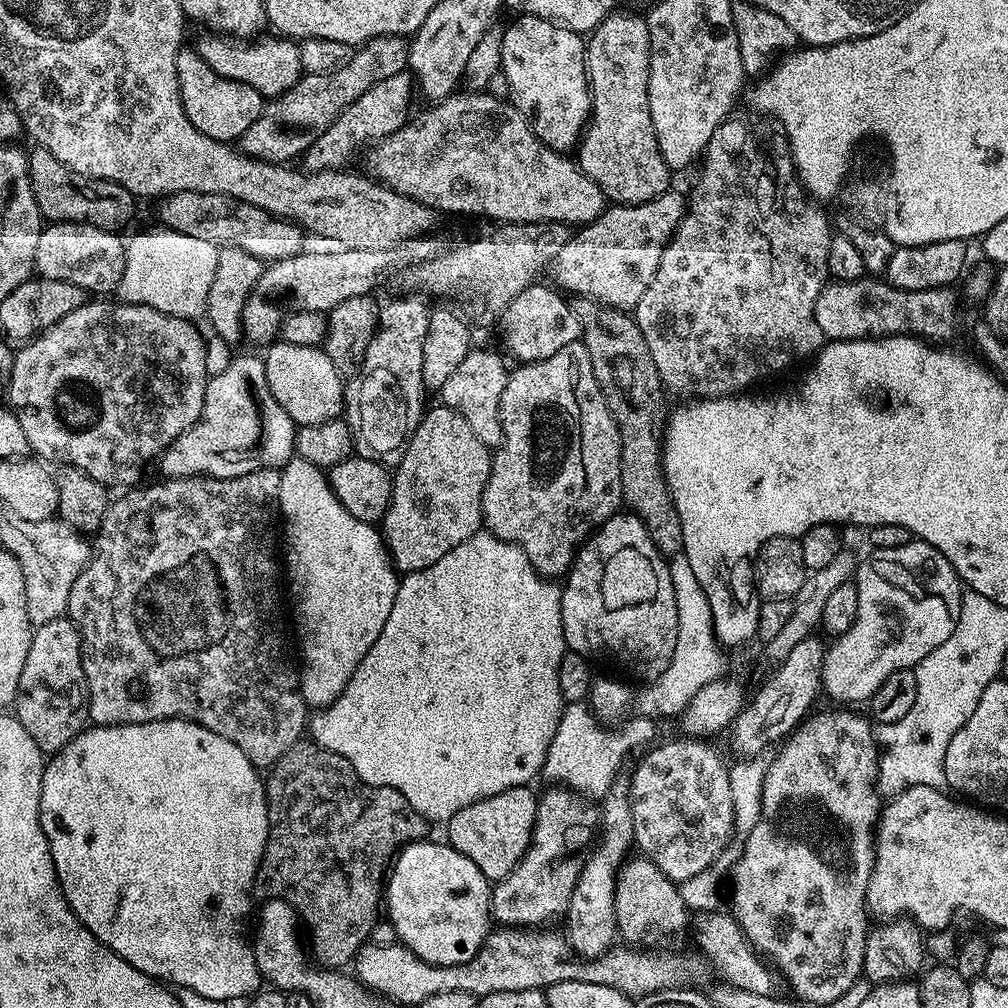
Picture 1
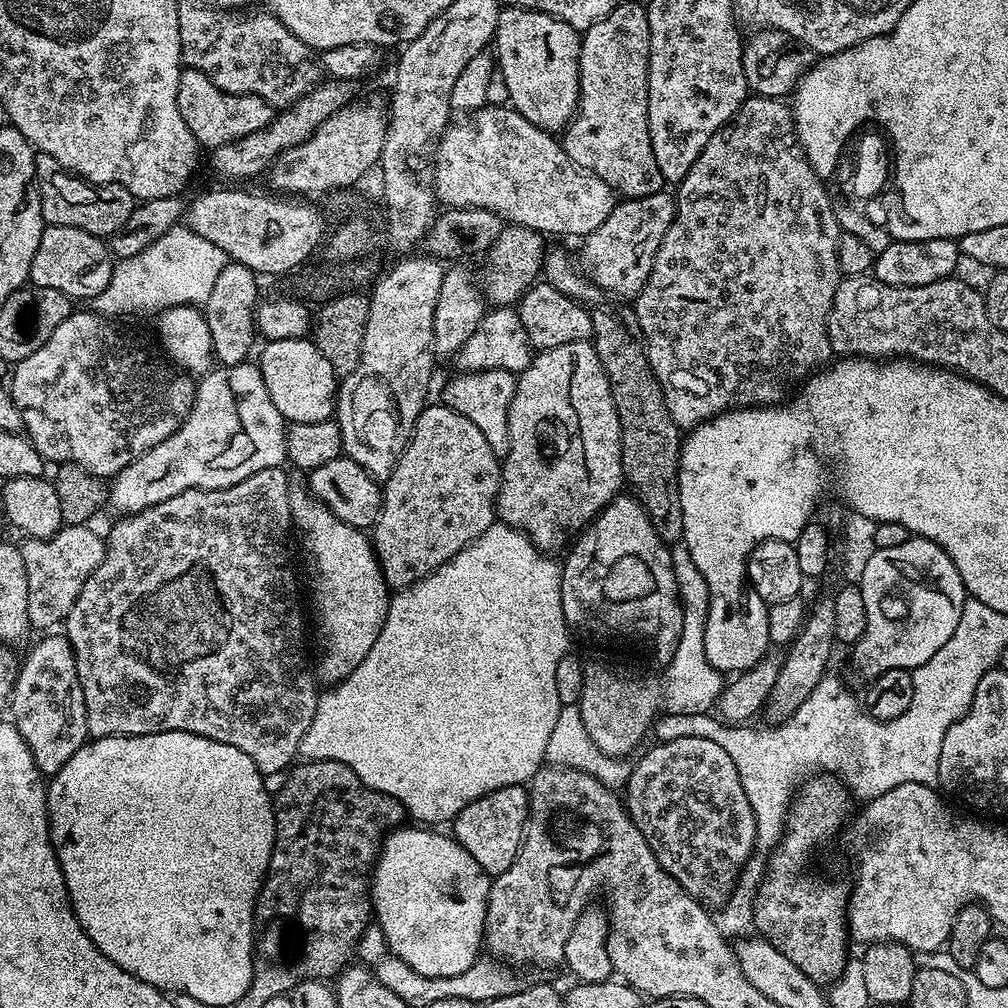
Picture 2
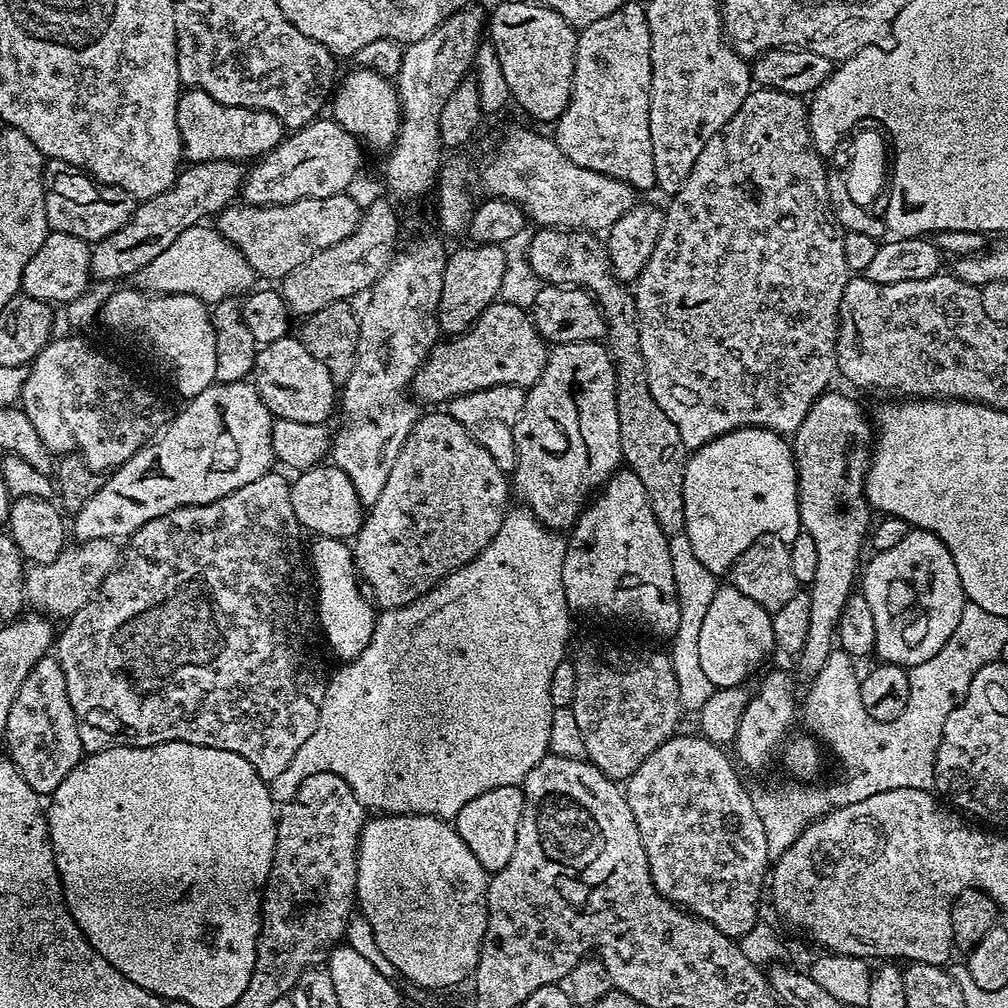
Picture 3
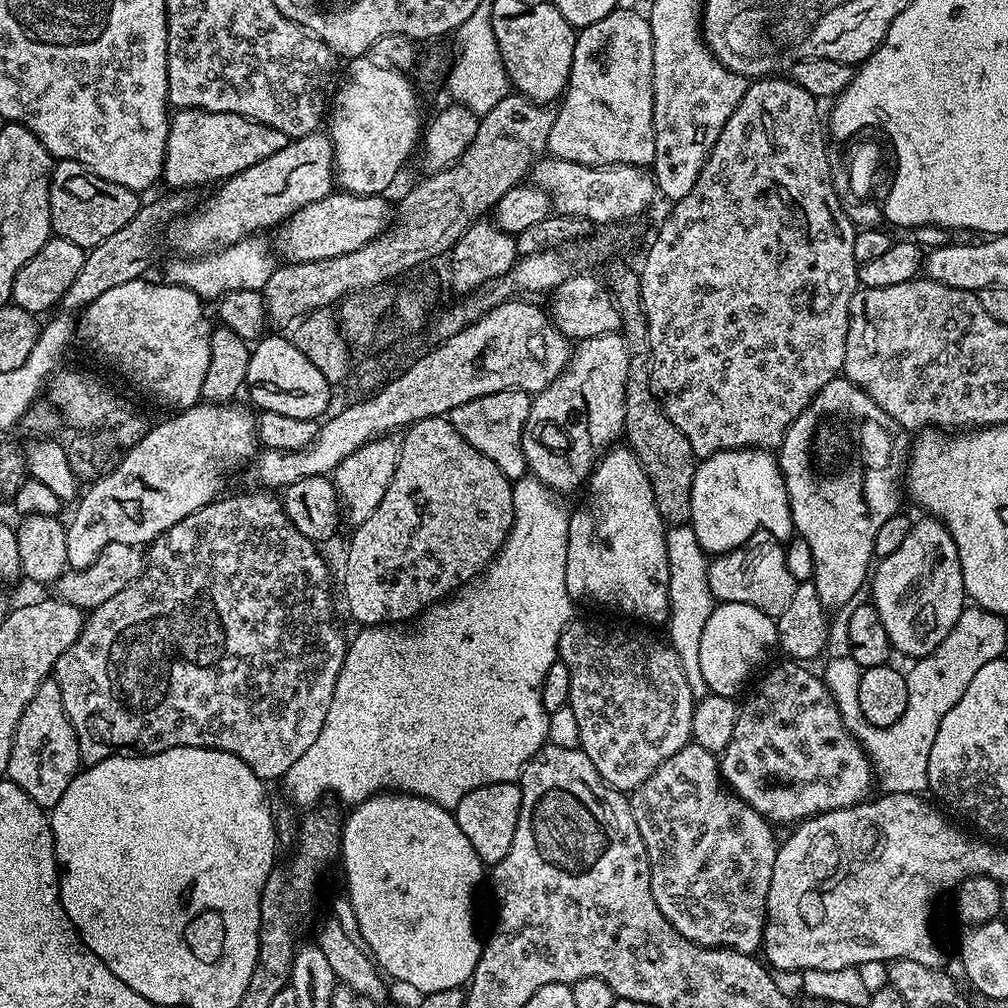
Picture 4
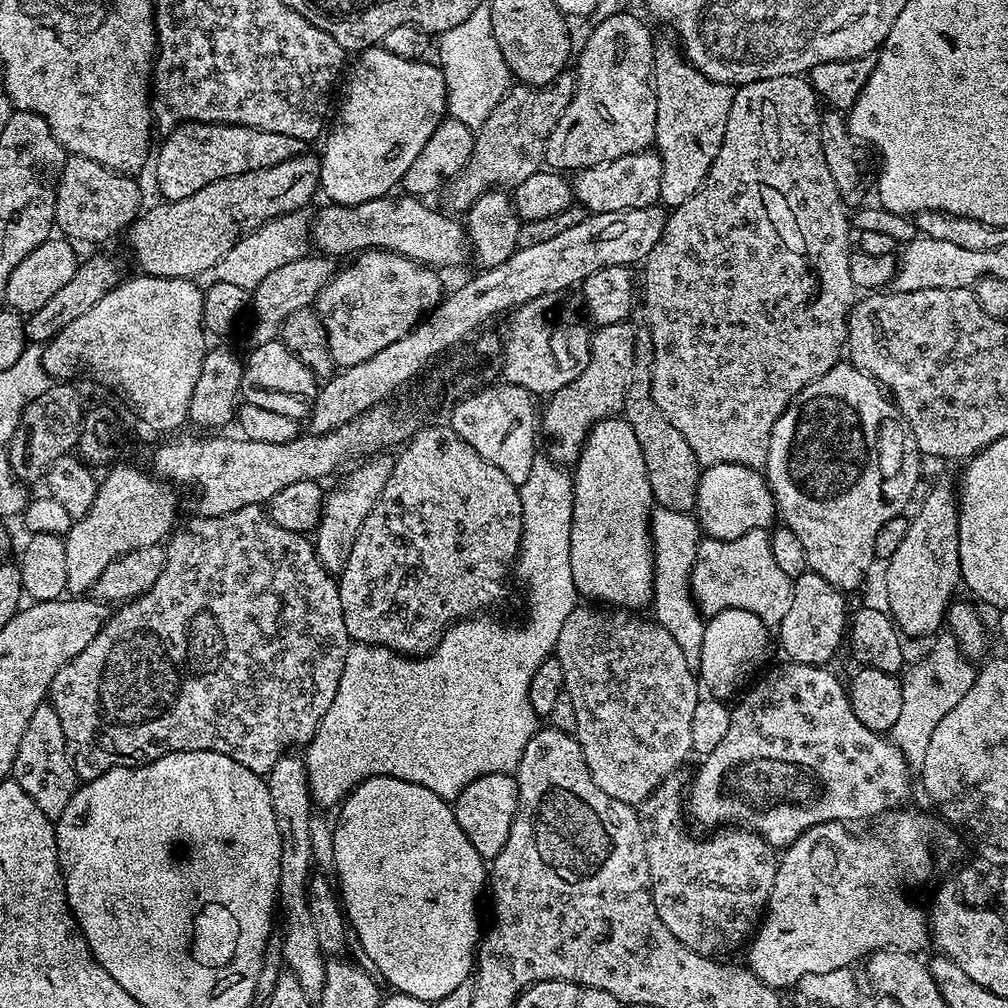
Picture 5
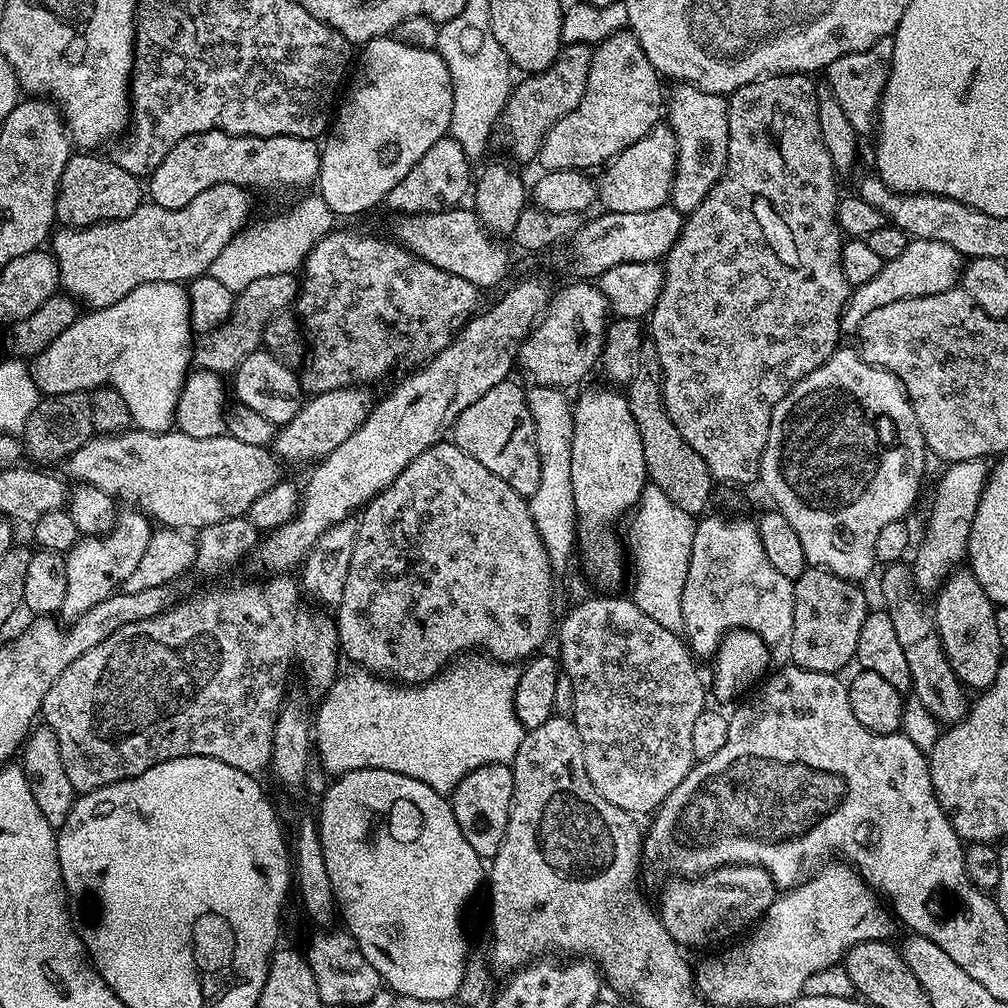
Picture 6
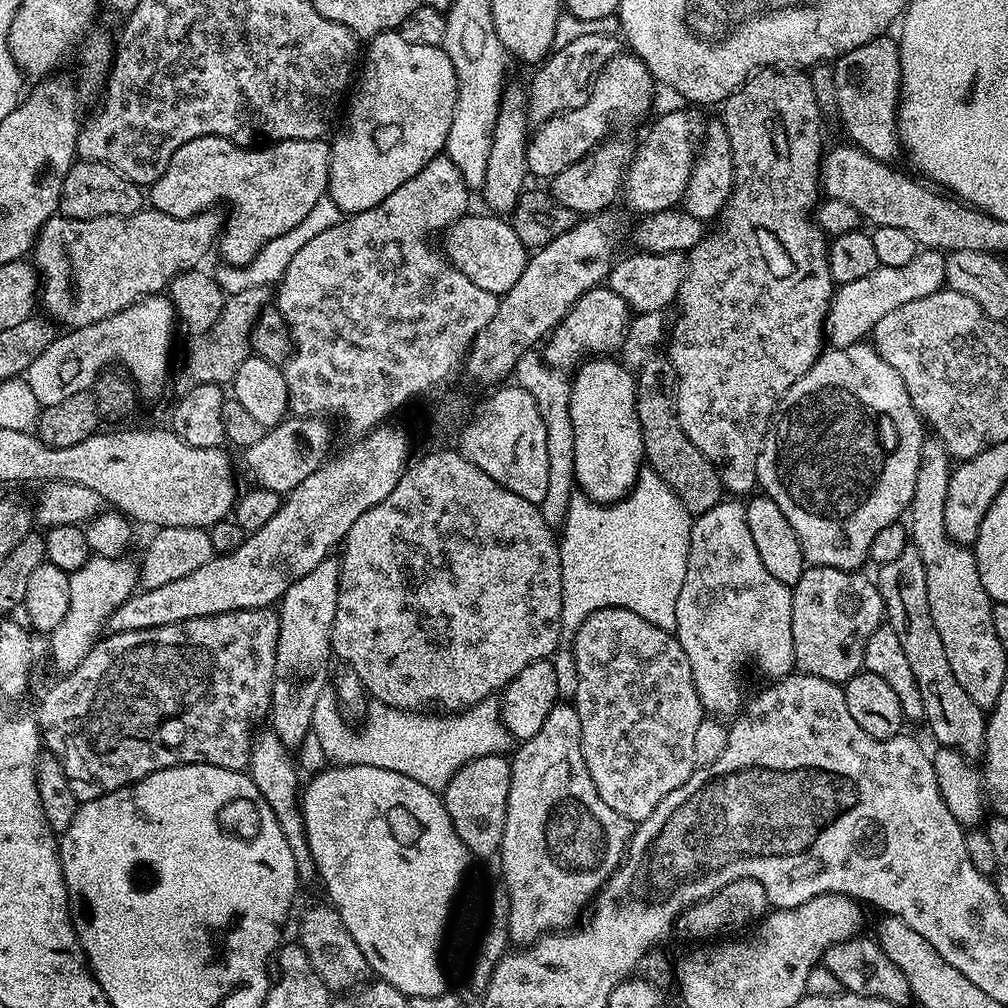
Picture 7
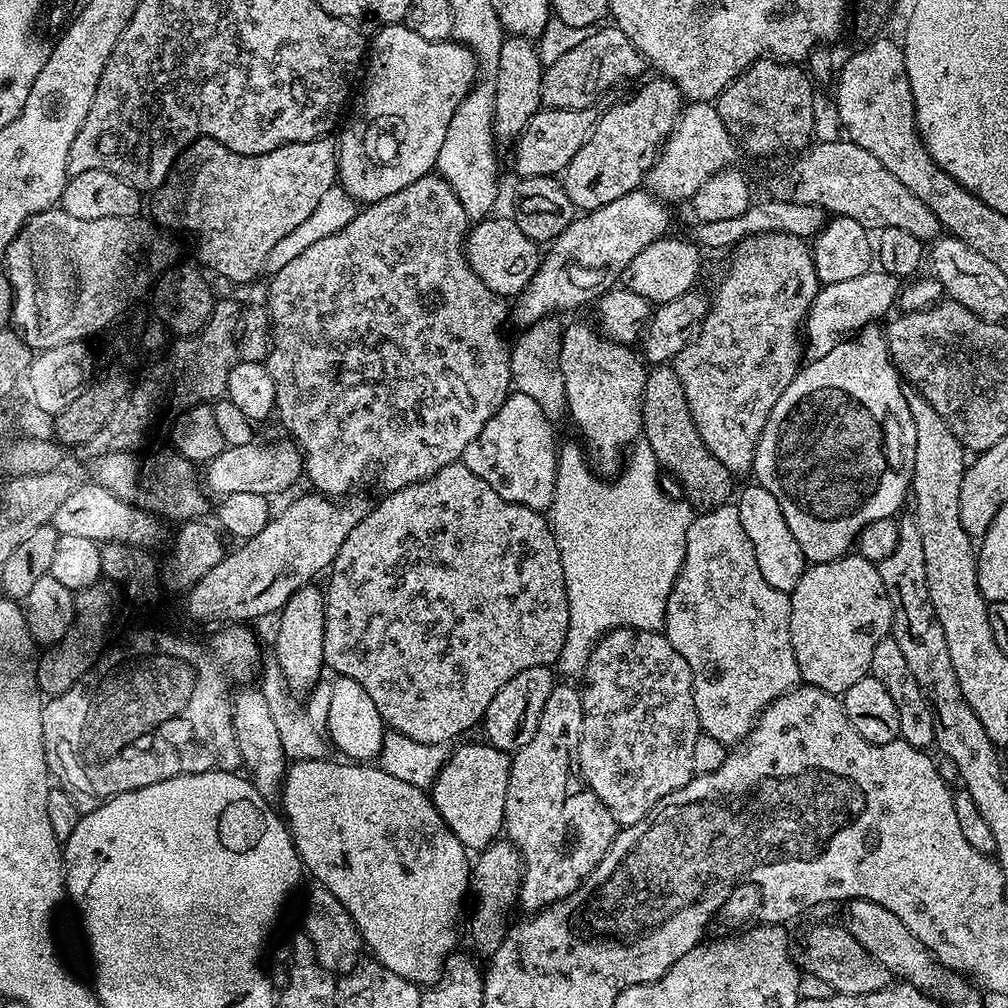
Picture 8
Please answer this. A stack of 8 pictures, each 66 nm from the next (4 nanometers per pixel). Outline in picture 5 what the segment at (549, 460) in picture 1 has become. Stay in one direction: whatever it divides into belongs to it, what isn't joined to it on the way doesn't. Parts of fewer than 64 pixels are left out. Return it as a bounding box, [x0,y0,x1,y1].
[542,323,637,466]

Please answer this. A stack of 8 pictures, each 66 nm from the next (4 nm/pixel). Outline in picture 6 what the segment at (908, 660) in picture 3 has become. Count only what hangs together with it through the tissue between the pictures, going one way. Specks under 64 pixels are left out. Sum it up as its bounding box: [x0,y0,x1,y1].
[910,459,990,593]

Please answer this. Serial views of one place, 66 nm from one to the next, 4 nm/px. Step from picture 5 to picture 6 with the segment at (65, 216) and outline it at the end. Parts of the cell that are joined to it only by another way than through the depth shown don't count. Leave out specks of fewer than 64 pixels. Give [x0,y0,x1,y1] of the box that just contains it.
[54,154,146,228]

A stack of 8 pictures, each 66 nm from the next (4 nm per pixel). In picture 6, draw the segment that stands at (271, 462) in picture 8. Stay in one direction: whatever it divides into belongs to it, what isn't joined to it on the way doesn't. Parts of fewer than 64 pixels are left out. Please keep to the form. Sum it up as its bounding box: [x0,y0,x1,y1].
[274,386,374,464]

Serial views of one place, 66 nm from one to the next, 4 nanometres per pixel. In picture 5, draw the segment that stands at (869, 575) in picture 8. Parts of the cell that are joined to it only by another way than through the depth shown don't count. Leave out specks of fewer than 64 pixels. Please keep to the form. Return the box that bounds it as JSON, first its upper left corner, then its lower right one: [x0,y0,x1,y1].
[778,570,850,666]

